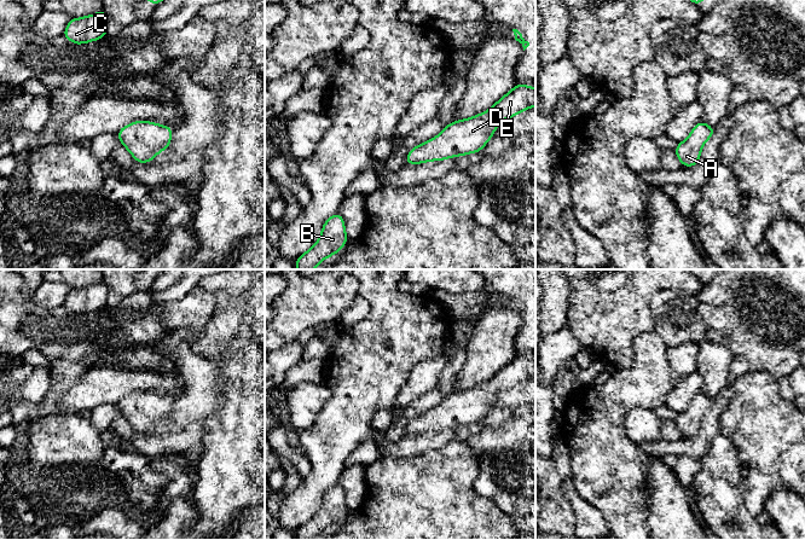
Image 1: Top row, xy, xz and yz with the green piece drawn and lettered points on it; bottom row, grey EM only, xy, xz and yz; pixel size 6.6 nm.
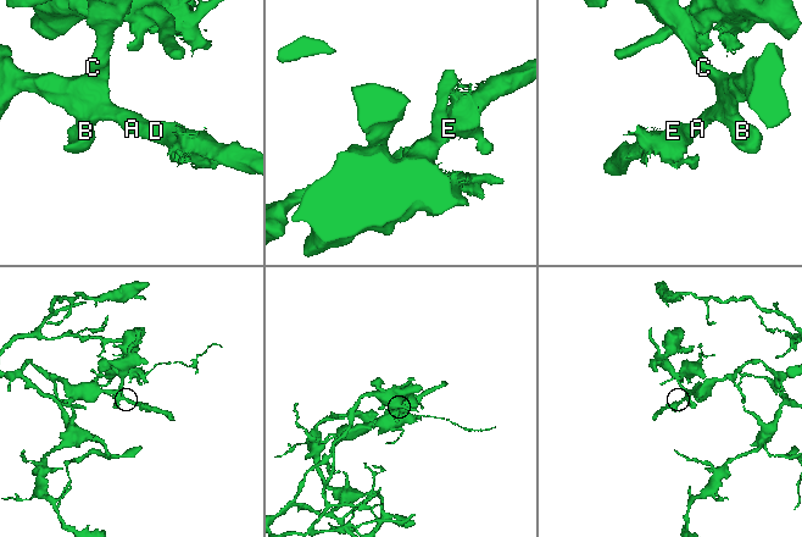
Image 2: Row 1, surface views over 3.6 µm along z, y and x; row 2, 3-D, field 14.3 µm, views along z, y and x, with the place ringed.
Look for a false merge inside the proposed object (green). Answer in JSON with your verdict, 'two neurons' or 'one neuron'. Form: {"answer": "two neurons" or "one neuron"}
{"answer": "one neuron"}

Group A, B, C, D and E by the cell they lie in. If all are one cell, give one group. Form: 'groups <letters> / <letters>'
groups A B C D E

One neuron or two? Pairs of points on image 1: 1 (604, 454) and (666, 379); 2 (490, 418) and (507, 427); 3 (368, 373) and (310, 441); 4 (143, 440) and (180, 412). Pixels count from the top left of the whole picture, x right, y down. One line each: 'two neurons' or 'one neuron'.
1: one neuron
2: two neurons
3: one neuron
4: one neuron

